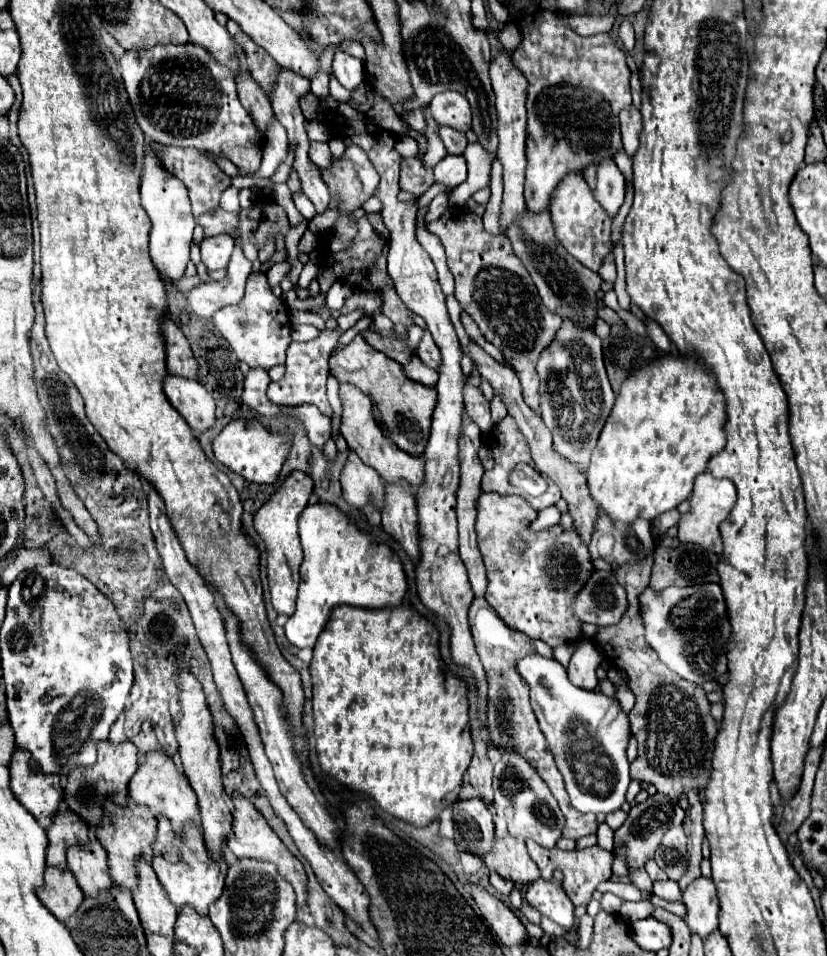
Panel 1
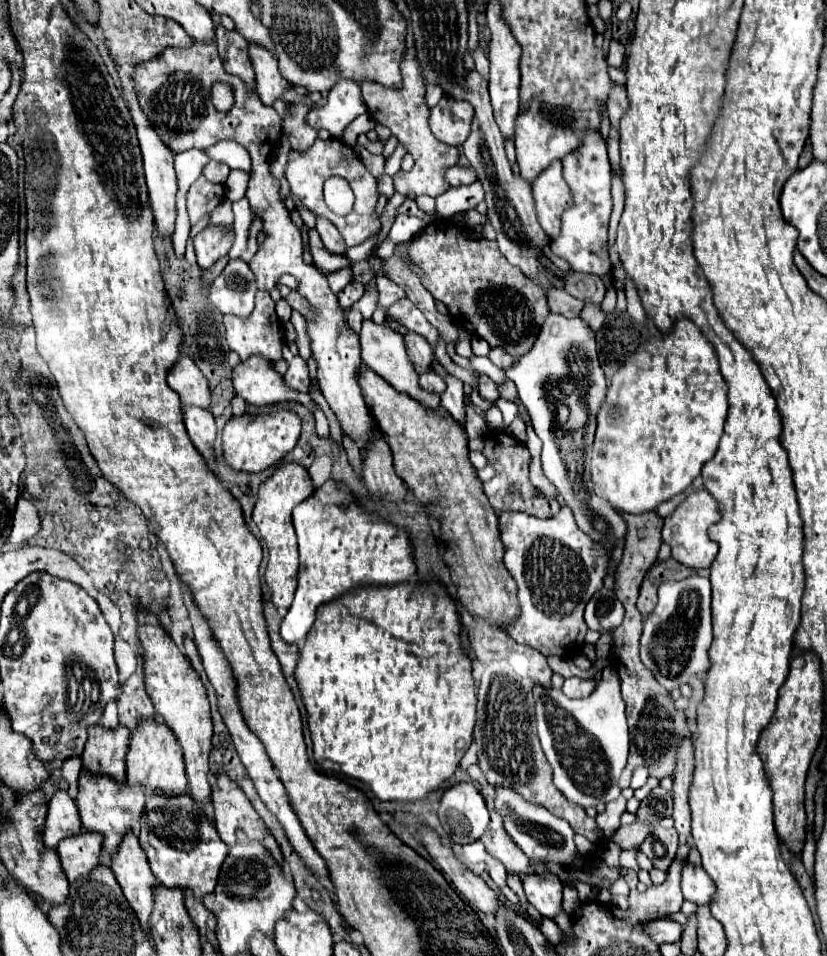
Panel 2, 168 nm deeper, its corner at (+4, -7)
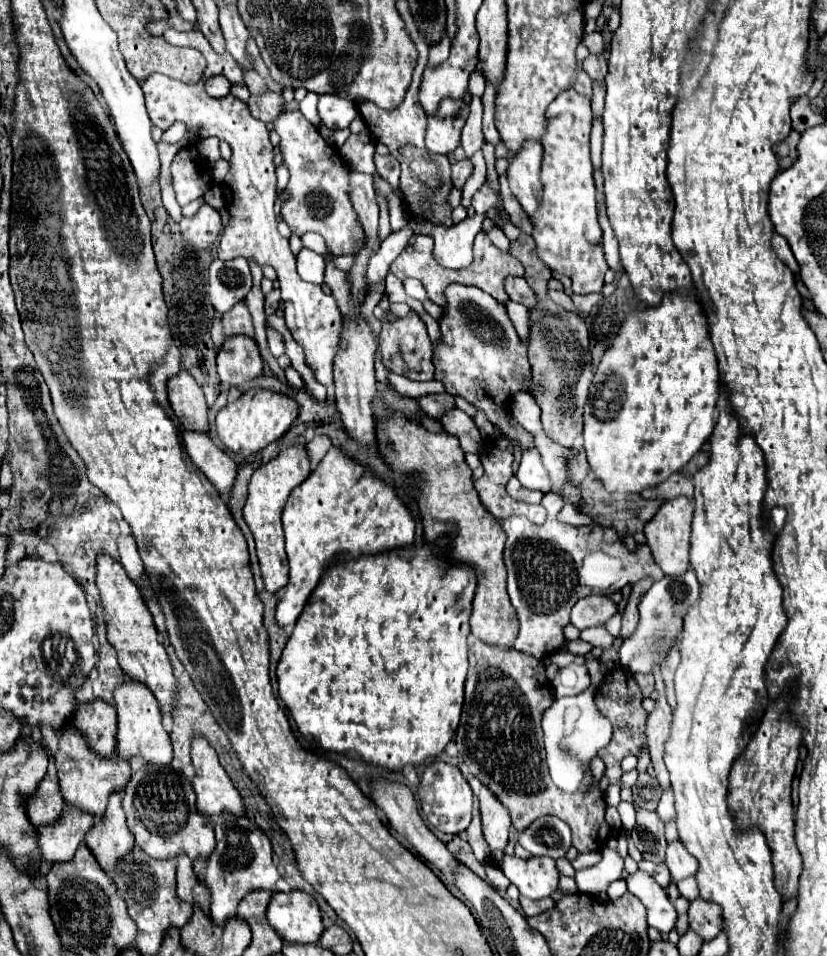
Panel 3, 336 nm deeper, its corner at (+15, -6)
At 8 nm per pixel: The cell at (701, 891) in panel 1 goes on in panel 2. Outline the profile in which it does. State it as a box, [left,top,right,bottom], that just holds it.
[682,860,714,906]

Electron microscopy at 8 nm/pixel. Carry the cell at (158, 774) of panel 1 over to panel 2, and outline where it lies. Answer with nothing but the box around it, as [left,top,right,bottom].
[126,722,186,794]

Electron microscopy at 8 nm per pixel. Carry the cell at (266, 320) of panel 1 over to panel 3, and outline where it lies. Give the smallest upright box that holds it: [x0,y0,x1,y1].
[221,299,255,337]

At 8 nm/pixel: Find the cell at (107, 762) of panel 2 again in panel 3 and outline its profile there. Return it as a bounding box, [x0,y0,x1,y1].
[73,701,117,759]

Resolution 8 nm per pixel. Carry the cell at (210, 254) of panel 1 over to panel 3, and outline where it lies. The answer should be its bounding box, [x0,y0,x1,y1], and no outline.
[179,205,223,251]

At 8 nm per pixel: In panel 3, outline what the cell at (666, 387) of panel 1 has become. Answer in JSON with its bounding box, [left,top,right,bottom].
[583,289,719,493]

